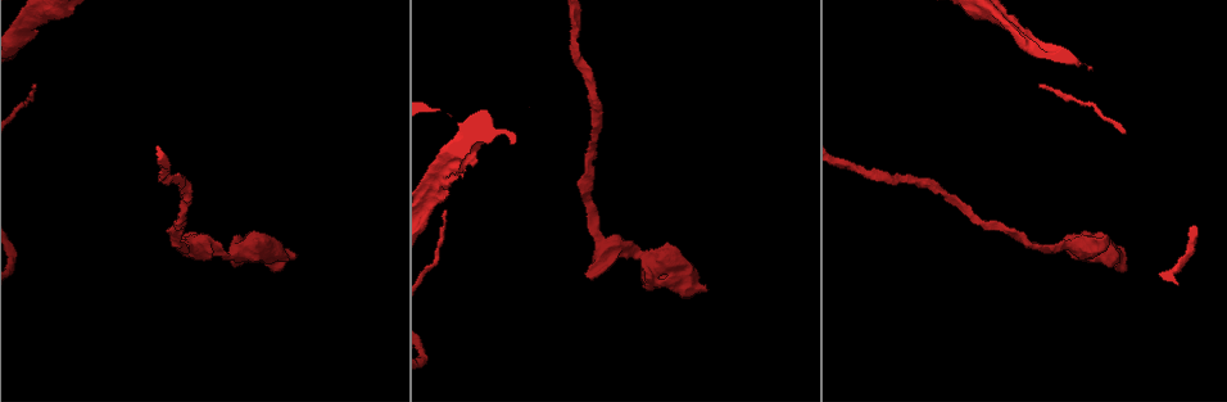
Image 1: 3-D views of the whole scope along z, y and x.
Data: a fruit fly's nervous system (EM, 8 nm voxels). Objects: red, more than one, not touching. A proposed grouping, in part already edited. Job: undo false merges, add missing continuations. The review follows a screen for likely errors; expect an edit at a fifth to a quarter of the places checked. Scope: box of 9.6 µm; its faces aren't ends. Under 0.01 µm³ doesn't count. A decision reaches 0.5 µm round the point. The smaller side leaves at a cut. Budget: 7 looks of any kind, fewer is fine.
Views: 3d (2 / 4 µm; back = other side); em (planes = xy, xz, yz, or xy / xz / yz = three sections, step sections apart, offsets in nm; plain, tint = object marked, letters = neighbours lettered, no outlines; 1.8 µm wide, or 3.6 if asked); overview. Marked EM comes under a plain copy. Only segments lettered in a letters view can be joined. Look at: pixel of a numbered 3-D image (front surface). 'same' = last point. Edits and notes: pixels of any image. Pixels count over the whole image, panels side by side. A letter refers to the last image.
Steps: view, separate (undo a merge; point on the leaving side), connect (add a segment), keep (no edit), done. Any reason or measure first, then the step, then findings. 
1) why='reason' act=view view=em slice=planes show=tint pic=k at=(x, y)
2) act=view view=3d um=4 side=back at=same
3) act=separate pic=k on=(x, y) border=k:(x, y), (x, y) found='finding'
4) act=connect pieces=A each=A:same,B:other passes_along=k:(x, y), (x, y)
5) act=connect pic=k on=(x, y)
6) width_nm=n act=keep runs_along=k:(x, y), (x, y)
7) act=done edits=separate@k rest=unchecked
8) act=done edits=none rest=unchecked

act=view view=em slice=xy step=16 show=letters pic=1 at=(292, 258)

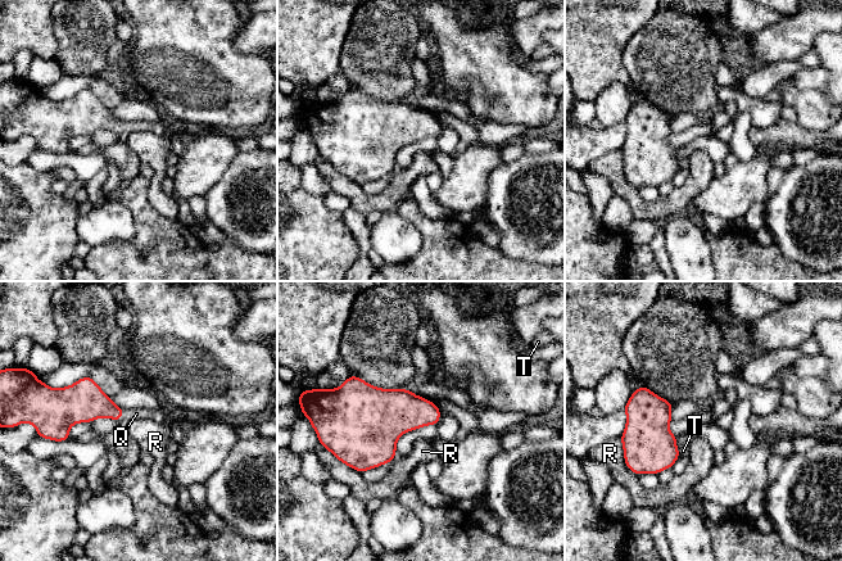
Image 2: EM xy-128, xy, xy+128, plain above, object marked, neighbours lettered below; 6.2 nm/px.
why='cut it another way' act=view view=em slice=planes show=letters at=same

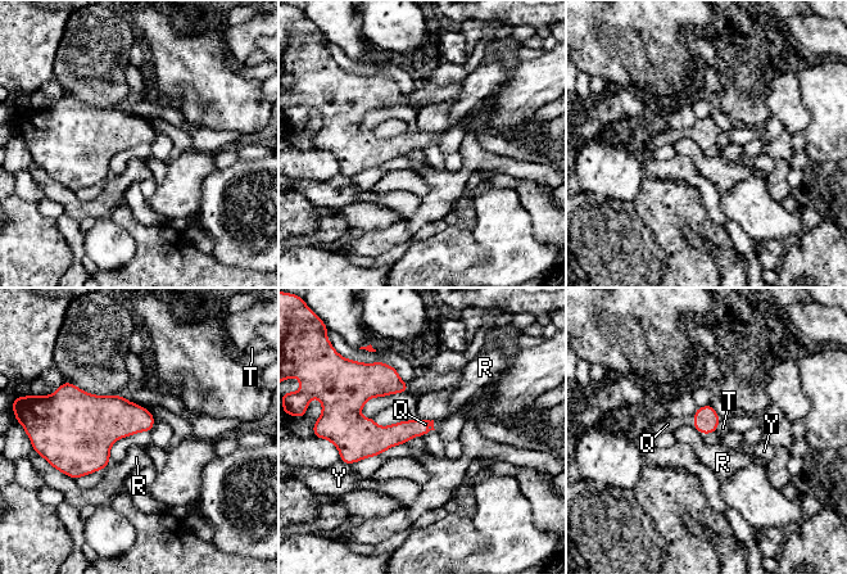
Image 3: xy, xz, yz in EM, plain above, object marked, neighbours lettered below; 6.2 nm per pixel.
act=connect pieces=Q each=Q:same,R:other,T:other,Y:other passes_along=3:(706, 420), (693, 421), (667, 424) found='the neuron continues'

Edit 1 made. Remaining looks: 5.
act=view view=overview

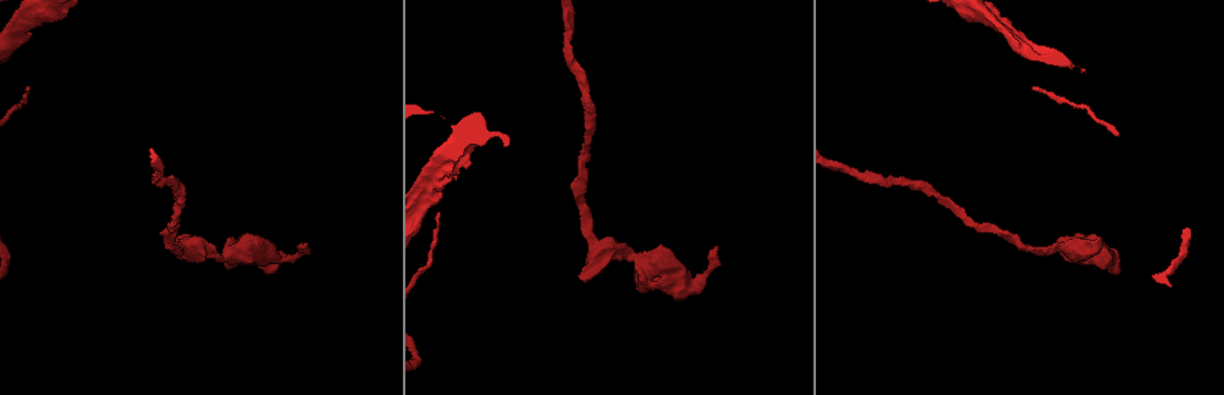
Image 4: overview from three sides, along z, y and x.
why='side arm on a straight run' act=view view=em slice=yz step=8 show=tint pic=4 at=(207, 252)

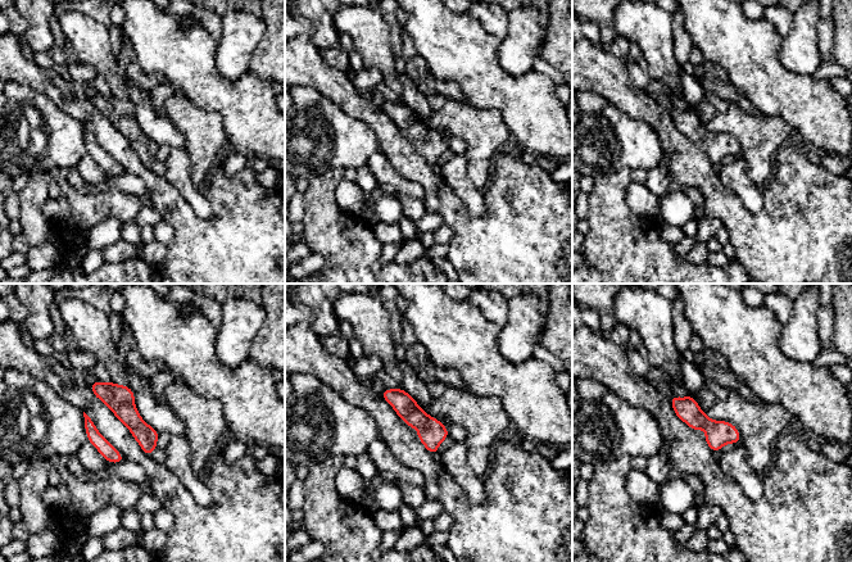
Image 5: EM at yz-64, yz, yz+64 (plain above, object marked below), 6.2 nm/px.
why='another direction' act=view view=em slice=planes show=letters at=same

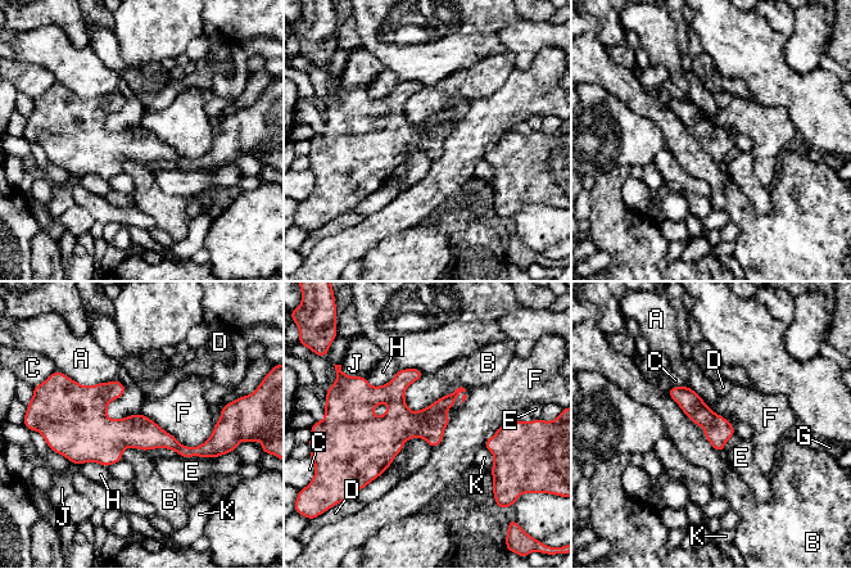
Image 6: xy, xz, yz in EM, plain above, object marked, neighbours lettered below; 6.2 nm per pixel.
act=keep each=A:other,B:other,C:other,D:other,E:other,F:other,G:other,H:other,J:other,K:other border=6:(139, 412), (193, 447), (216, 423) found='continuous, no second neuron'

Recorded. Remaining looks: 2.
act=view view=em slice=xy step=16 show=tint pic=4 at=(1006, 27)

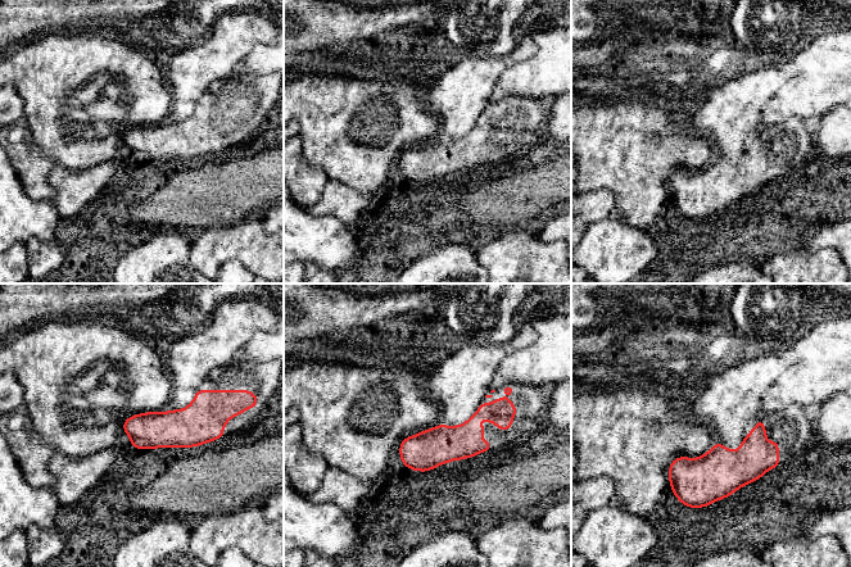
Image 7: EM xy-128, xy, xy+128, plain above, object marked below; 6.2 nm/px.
why='another direction' act=view view=em slice=planes show=letters at=same

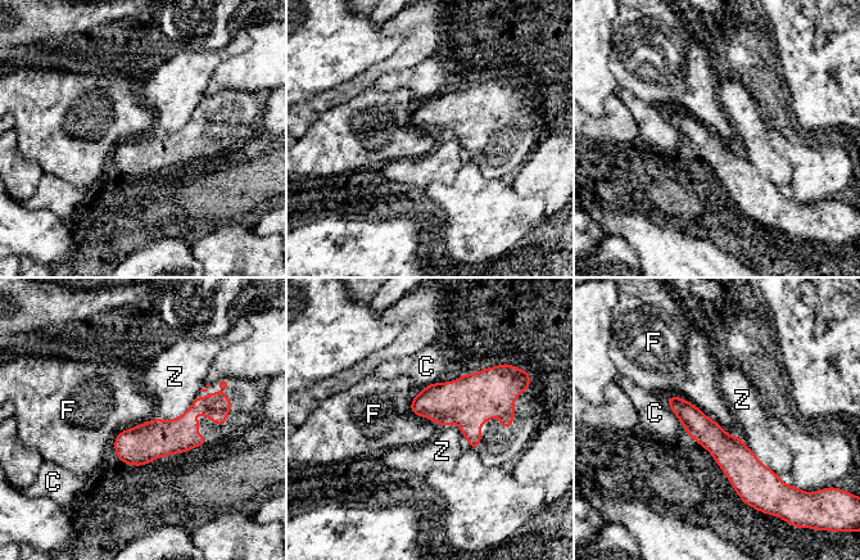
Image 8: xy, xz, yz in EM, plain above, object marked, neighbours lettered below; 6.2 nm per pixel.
width_nm=180 act=keep each=C:other,F:other,Z:other runs_along=8:(670, 401), (752, 477), (766, 481) found='continuous, no second neuron'

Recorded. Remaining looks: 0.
act=done edits=connect@3 rest=unchecked

